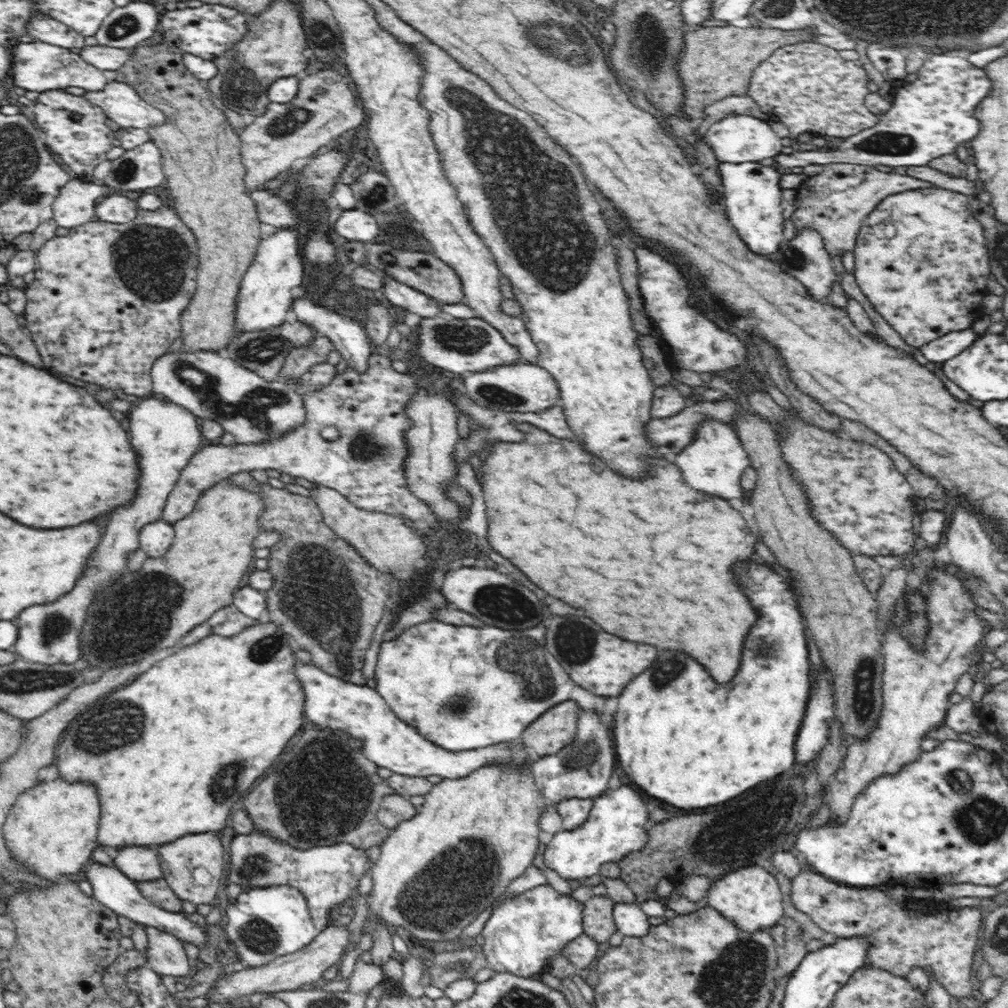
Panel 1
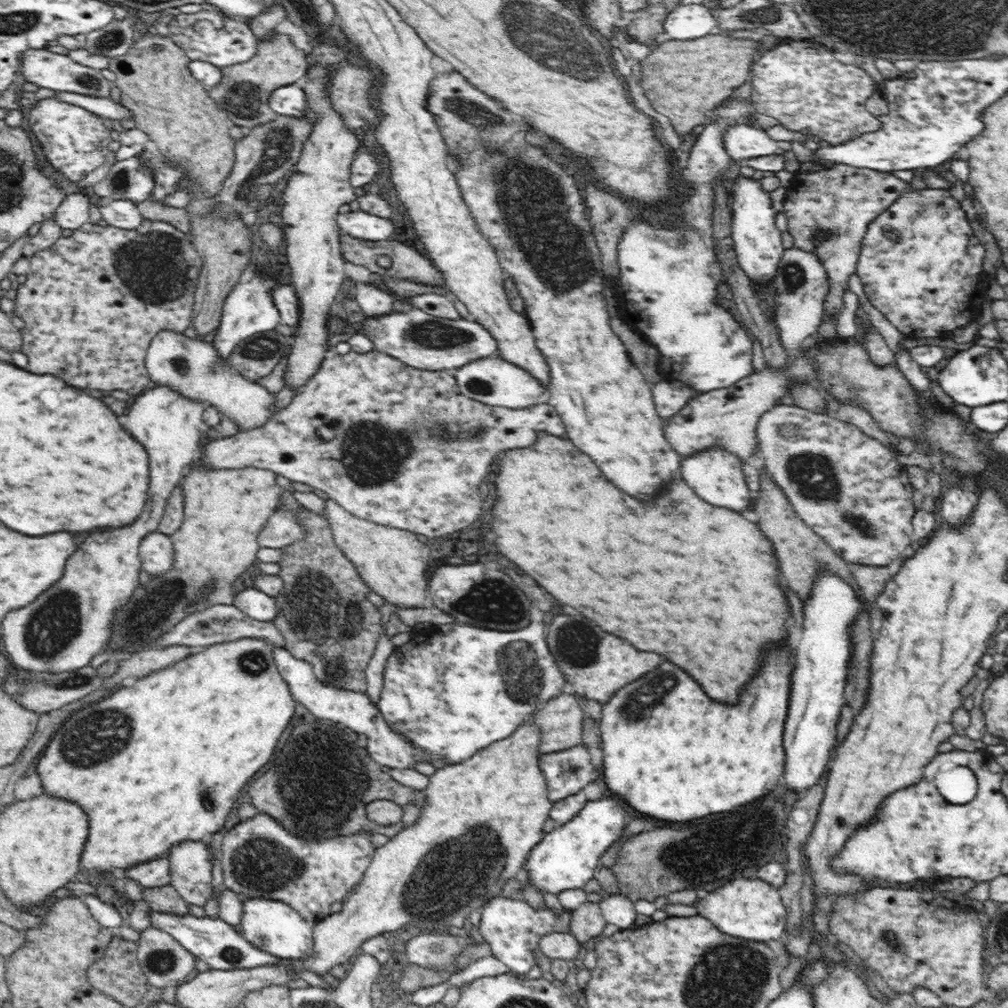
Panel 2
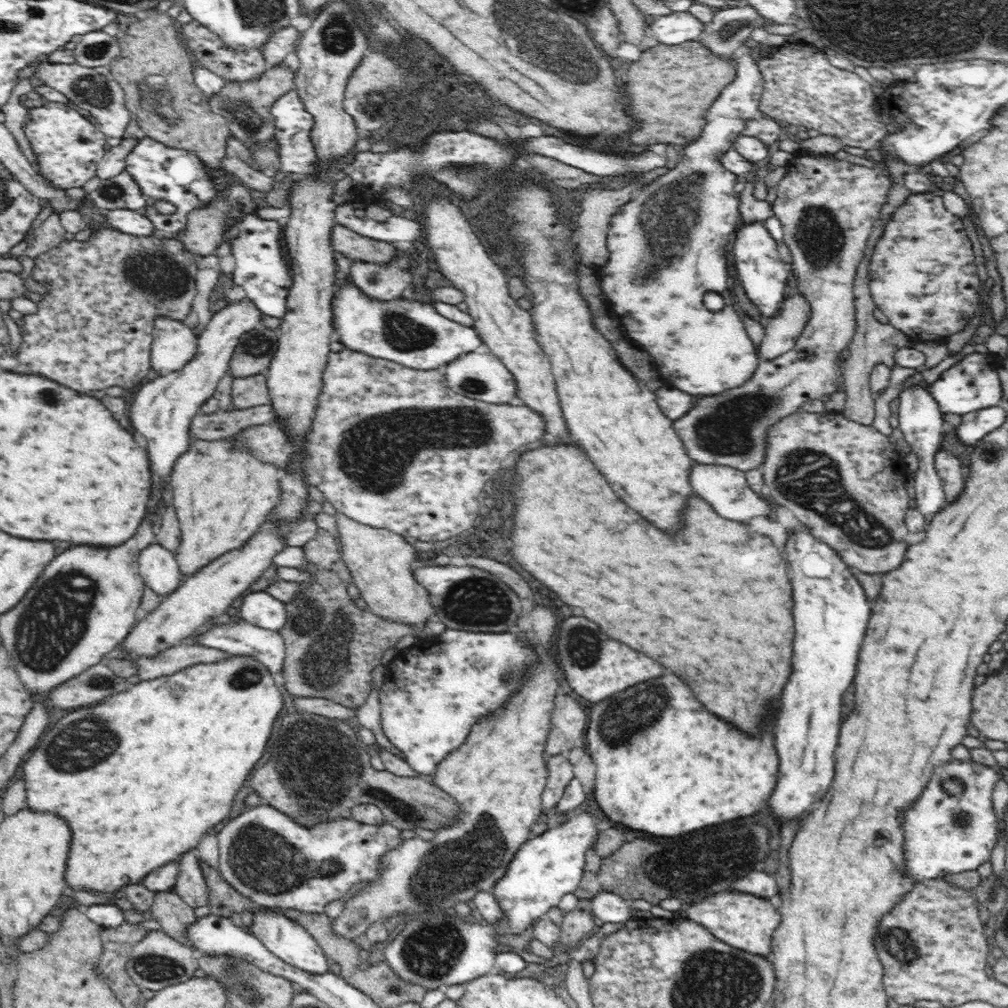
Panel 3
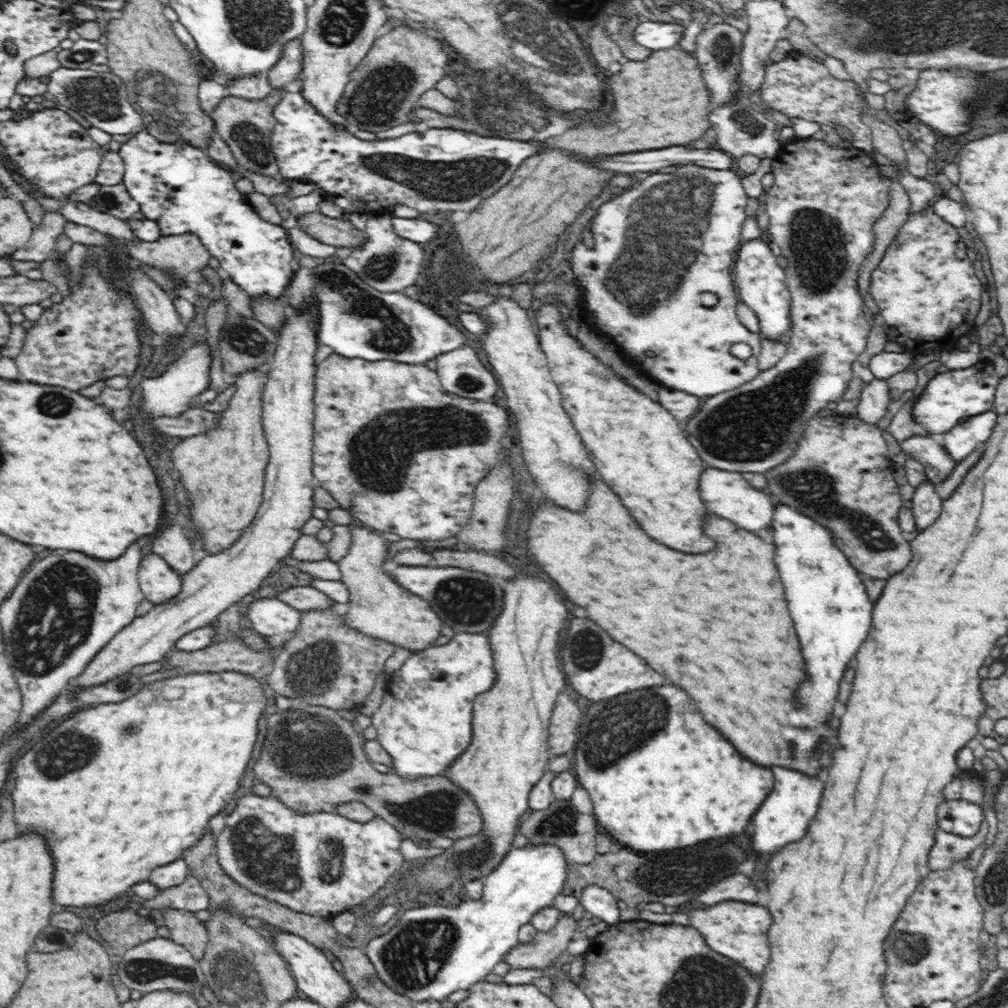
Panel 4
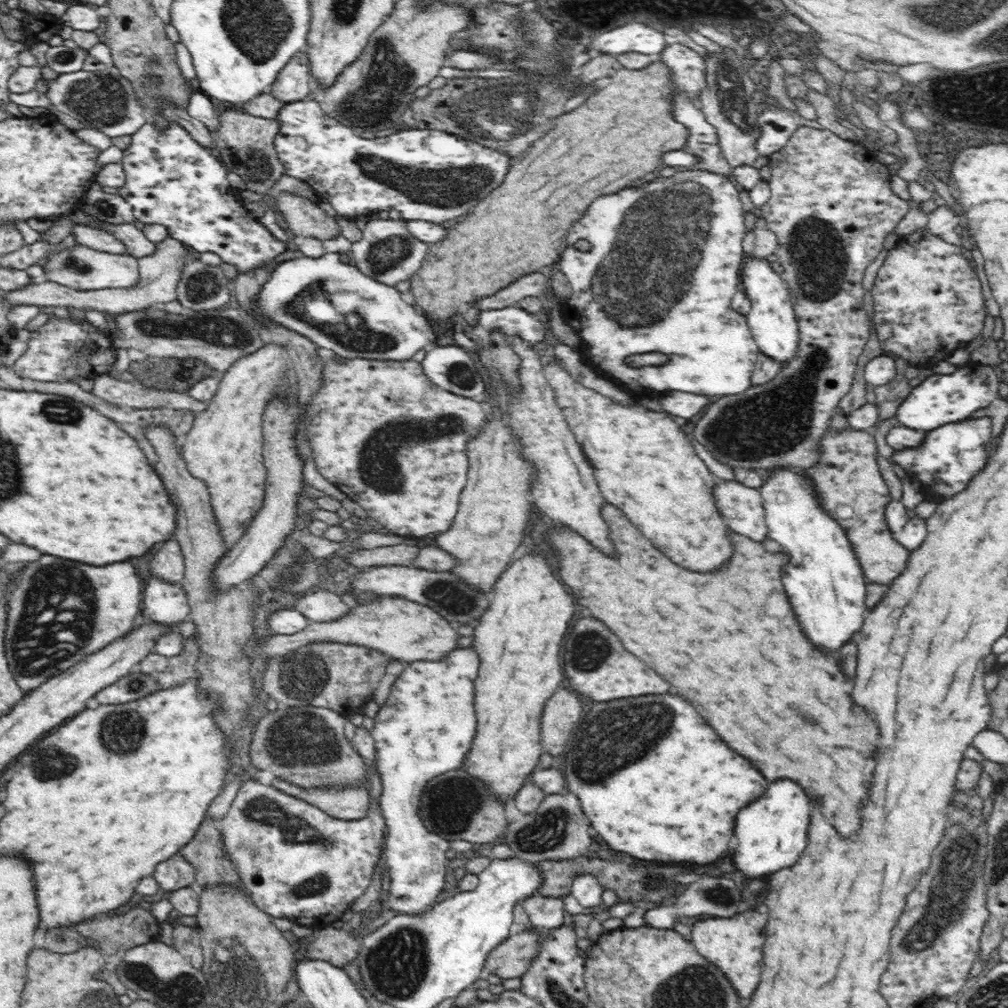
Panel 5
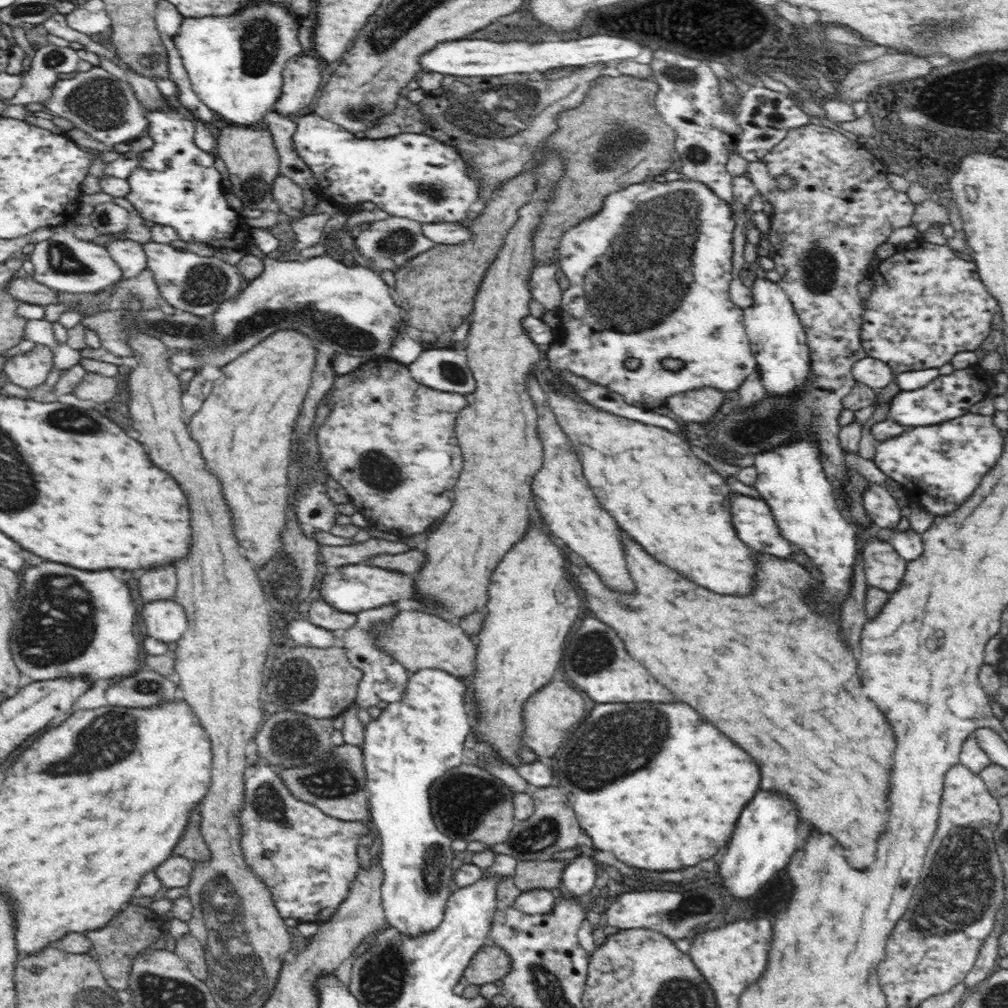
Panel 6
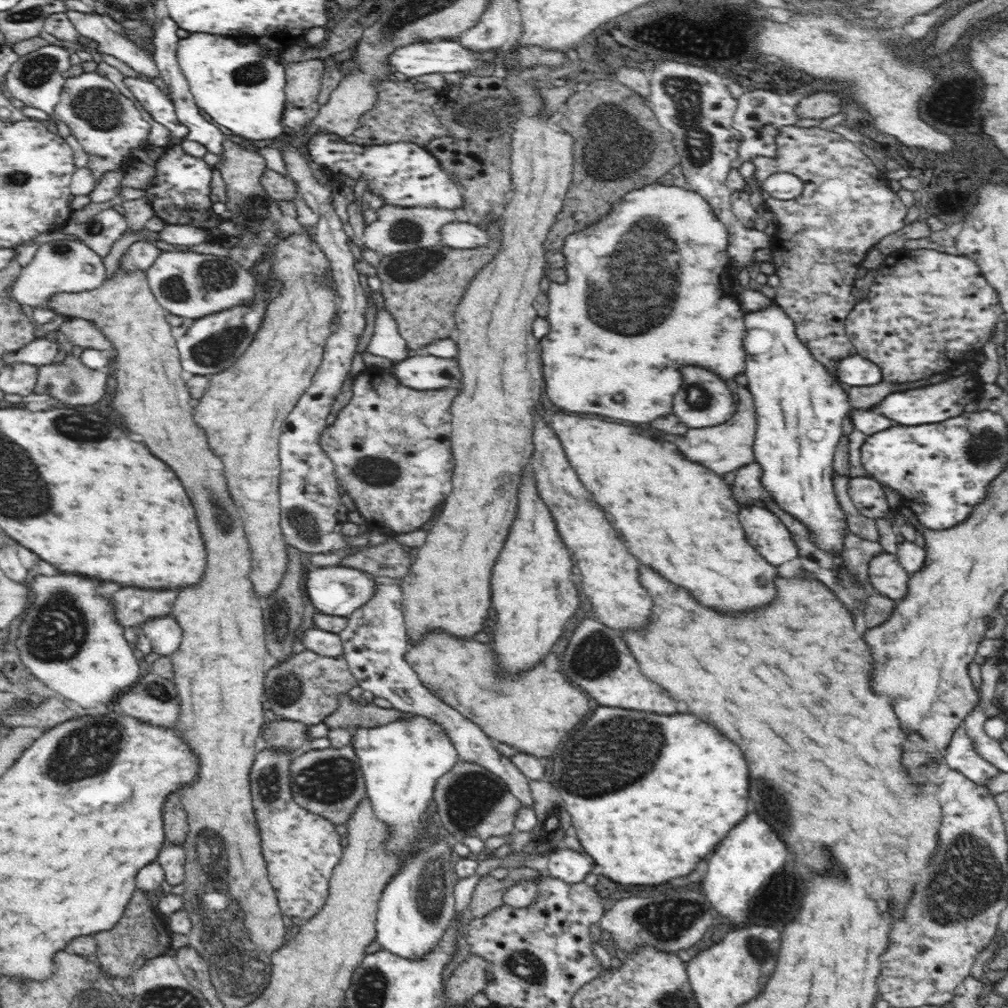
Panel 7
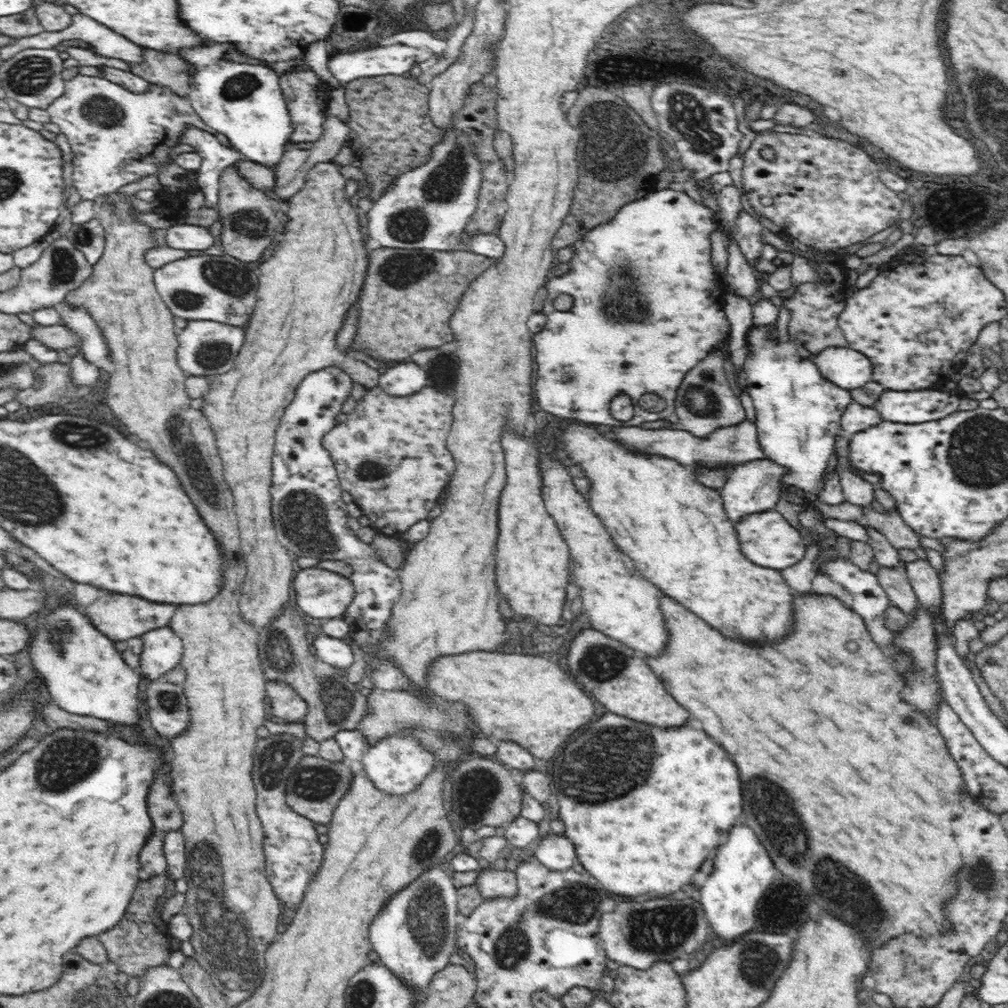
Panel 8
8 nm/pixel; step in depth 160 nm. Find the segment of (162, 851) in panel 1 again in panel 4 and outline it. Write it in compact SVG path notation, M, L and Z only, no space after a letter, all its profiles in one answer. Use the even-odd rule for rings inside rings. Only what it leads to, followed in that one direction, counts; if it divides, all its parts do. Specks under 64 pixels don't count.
M191 874L180 884L173 888L160 891L156 898L146 900L142 908L150 910L184 910L196 913L208 910L209 897L201 883Z

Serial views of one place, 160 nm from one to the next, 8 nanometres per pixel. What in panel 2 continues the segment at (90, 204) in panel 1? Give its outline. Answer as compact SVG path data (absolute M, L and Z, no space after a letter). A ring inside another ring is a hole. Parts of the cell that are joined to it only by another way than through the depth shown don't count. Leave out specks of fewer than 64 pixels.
M68 194L56 209L54 219L66 230L76 230L90 221L90 199L84 194Z

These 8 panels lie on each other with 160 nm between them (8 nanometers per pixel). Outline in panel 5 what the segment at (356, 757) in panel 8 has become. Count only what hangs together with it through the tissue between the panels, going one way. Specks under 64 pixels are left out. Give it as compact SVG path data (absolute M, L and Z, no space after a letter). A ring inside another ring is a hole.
M473 646L458 647L440 660L416 661L404 666L404 671L391 686L386 702L379 706L377 715L373 718L374 727L370 730L370 734L374 739L376 751L376 760L372 764L382 781L378 805L386 819L384 856L391 881L387 897L395 914L420 916L437 904L437 896L446 886L446 851L450 848L450 841L430 832L420 820L420 795L429 780L463 766L477 730L474 681L478 676L480 659Z

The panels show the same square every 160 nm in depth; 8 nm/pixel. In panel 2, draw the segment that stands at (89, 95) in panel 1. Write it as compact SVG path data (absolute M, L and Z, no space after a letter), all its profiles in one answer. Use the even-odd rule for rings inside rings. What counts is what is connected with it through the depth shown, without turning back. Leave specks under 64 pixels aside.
M58 92L58 101L67 102L74 106L81 106L102 118L110 120L130 120L133 112L122 103L115 102L111 97L88 96L75 92Z

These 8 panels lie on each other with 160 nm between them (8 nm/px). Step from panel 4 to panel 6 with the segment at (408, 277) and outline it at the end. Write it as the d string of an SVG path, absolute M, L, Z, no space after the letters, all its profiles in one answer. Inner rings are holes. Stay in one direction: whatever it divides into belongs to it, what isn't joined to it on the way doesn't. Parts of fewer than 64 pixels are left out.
M390 216L384 220L377 220L370 223L368 229L363 230L354 241L355 247L362 256L370 263L370 268L374 272L378 270L398 270L404 266L410 258L418 256L420 252L430 250L436 243L432 242L422 232L423 223L410 218L400 216Z

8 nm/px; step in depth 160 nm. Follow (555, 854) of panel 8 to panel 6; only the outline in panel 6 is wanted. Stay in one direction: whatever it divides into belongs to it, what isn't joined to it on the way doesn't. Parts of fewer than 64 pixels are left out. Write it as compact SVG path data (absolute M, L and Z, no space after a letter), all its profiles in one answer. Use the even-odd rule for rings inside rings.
M578 855L573 862L567 861L561 883L572 898L585 900L585 897L595 888L597 870L591 858Z

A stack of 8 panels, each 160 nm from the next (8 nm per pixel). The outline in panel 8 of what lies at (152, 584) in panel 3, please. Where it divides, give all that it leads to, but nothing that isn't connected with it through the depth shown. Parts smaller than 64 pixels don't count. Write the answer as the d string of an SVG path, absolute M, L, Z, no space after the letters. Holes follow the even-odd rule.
M169 625L145 632L138 673L150 681L164 680L164 674L180 664L183 644Z

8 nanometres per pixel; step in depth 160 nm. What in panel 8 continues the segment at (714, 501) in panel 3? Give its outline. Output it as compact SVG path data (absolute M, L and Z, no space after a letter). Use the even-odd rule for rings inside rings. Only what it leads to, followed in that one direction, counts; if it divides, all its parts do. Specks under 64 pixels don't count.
M764 511L745 517L736 523L735 531L738 532L737 537L742 553L755 565L781 571L804 558L807 546L800 537L800 532L792 528L782 514L776 511Z

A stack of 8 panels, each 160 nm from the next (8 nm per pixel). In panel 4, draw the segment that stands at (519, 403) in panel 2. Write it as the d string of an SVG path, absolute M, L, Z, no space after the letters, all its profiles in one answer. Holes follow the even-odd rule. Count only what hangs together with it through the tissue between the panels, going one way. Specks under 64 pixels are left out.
M470 346L457 348L436 358L436 372L443 388L463 398L491 402L500 388L498 379L478 359Z

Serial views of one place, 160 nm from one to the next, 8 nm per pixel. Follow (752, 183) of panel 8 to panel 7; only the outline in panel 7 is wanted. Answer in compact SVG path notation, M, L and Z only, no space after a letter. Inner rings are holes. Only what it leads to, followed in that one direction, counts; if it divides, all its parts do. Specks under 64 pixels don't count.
M792 125L782 126L778 130L775 140L777 155L772 158L756 156L750 160L755 166L755 178L763 182L774 173L788 172L802 179L804 186L802 194L791 200L777 200L765 190L761 193L764 203L777 220L776 227L771 230L773 239L768 246L772 254L770 261L780 279L779 285L774 287L774 300L794 321L798 339L810 349L813 357L836 377L838 362L856 353L850 337L845 332L846 316L857 303L850 295L856 272L866 254L882 238L905 226L904 218L908 214L908 208L887 184L888 179L882 171L864 155L860 144L850 142L834 130L826 131L820 127L803 128ZM814 276L820 276L820 280L816 280L820 282L820 286L806 284L806 280L814 282Z

